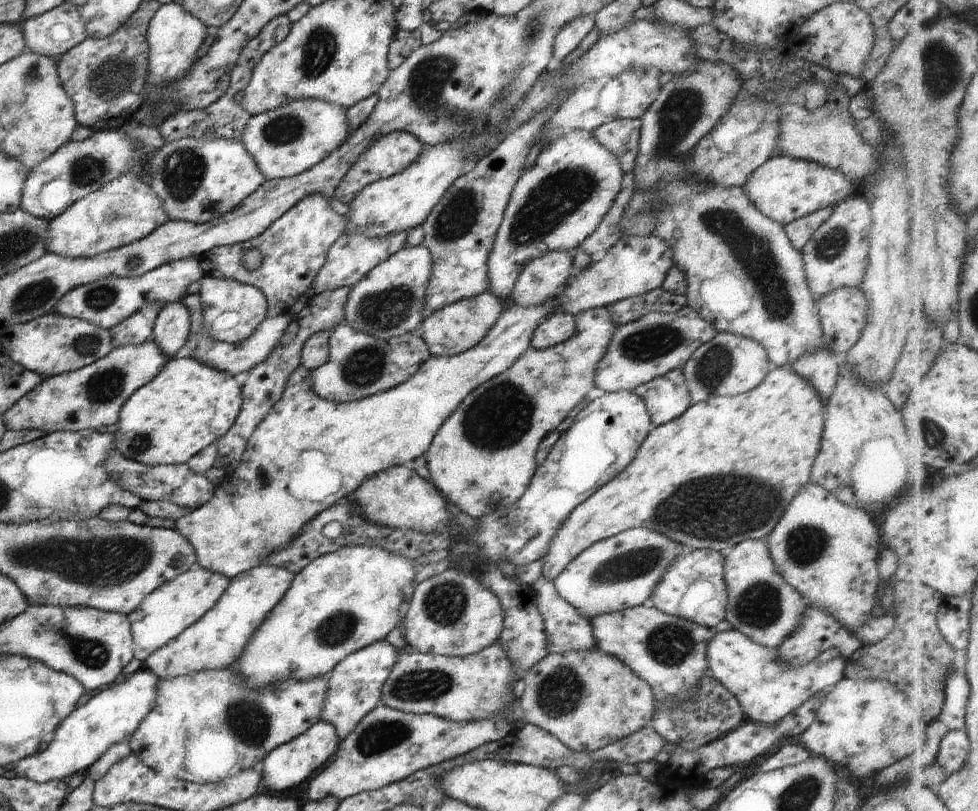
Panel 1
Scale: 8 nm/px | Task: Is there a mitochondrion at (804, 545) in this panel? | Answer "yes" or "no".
yes

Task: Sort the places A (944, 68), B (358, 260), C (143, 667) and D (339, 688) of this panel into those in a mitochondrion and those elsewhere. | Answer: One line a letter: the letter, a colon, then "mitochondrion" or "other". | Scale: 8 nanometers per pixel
A: mitochondrion
B: other
C: other
D: other

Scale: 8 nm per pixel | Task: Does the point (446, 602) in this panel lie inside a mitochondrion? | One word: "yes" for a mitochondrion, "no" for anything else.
yes

